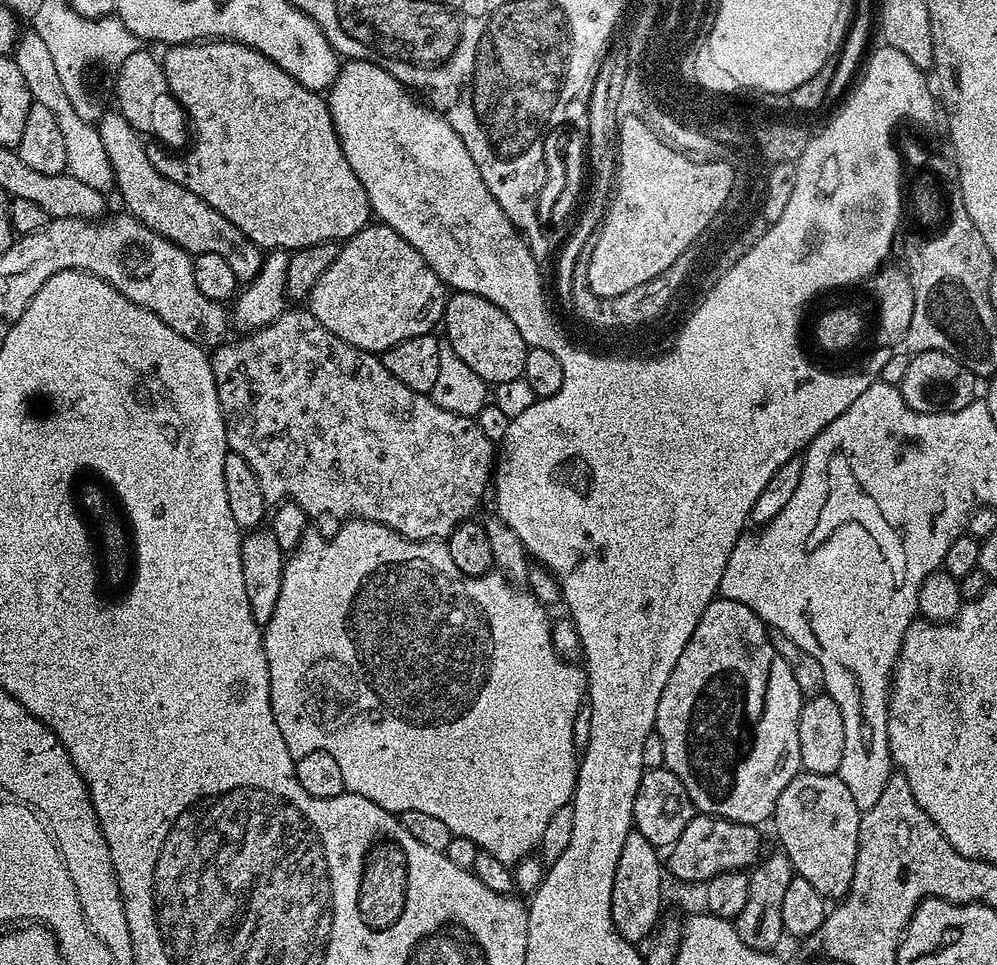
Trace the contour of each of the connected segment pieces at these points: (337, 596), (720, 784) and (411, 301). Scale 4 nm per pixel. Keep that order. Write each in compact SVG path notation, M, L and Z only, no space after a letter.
M349 518L339 525L340 528L329 540L323 540L318 533L313 530L305 532L294 552L284 561L284 573L282 574L282 590L278 590L278 602L274 606L274 614L268 624L263 625L262 635L264 637L264 649L266 650L266 662L270 670L270 702L274 710L274 722L278 722L278 730L282 730L282 738L279 743L294 758L299 758L310 754L314 750L326 750L326 754L332 755L338 761L338 767L342 770L342 782L345 789L362 798L370 798L382 810L399 814L406 810L422 810L425 814L430 814L438 818L441 822L450 826L453 837L469 840L481 852L494 854L498 862L509 866L516 866L519 860L524 860L536 848L536 843L548 832L548 823L555 818L556 812L569 807L572 794L576 790L576 770L578 767L578 748L572 745L572 727L576 724L576 715L586 700L586 676L579 667L567 664L562 657L556 653L556 648L552 645L552 624L548 621L548 612L532 596L527 596L524 590L508 583L508 580L500 571L493 570L484 576L464 576L450 562L447 543L438 540L407 540L405 536L398 535L394 530L382 526L373 520L357 520Z
M717 598L706 606L702 618L698 618L698 626L694 626L694 634L690 634L690 642L686 642L686 650L682 650L670 679L662 690L662 698L658 698L658 714L656 715L655 732L662 738L664 751L664 767L678 776L686 788L697 813L706 816L720 816L724 820L733 820L739 824L763 825L771 821L772 811L776 809L778 794L790 786L792 779L802 770L800 767L800 743L798 742L798 718L806 697L801 692L786 658L774 650L769 629L760 621L758 614L750 610L750 606L742 606L742 602Z
M372 222L340 244L338 258L334 258L326 274L322 274L318 282L314 282L306 308L314 319L326 326L330 334L342 338L342 342L358 350L382 354L390 346L398 346L398 342L406 338L429 335L433 331L432 327L435 324L437 327L443 321L444 304L448 297L446 285L438 278L438 274L434 274L426 258L422 258L422 254L418 254L418 250L414 250L414 246L410 246L410 242L402 238L402 234L384 224Z

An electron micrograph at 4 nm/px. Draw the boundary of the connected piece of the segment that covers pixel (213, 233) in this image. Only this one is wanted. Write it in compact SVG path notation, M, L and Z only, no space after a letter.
M111 111L103 113L98 121L98 127L102 146L106 146L106 154L110 158L110 166L114 170L116 179L114 188L115 191L120 191L120 196L124 199L125 206L128 207L125 209L131 215L137 216L146 226L150 226L150 230L162 234L167 240L174 242L192 256L222 254L222 258L226 258L226 262L230 262L230 270L234 270L237 281L249 282L255 278L265 257L262 249L254 242L250 242L246 238L246 234L242 234L242 230L238 230L238 226L234 226L234 222L230 222L230 218L222 218L222 214L218 214L218 210L214 210L214 206L206 206L206 202L202 202L202 198L198 198L198 194L190 194L190 190L178 186L178 182L170 182L166 178L162 178L162 174L158 174L158 170L154 170L146 148L140 145L142 143L140 133L132 129L130 122L126 122L126 118L121 116L119 111Z

